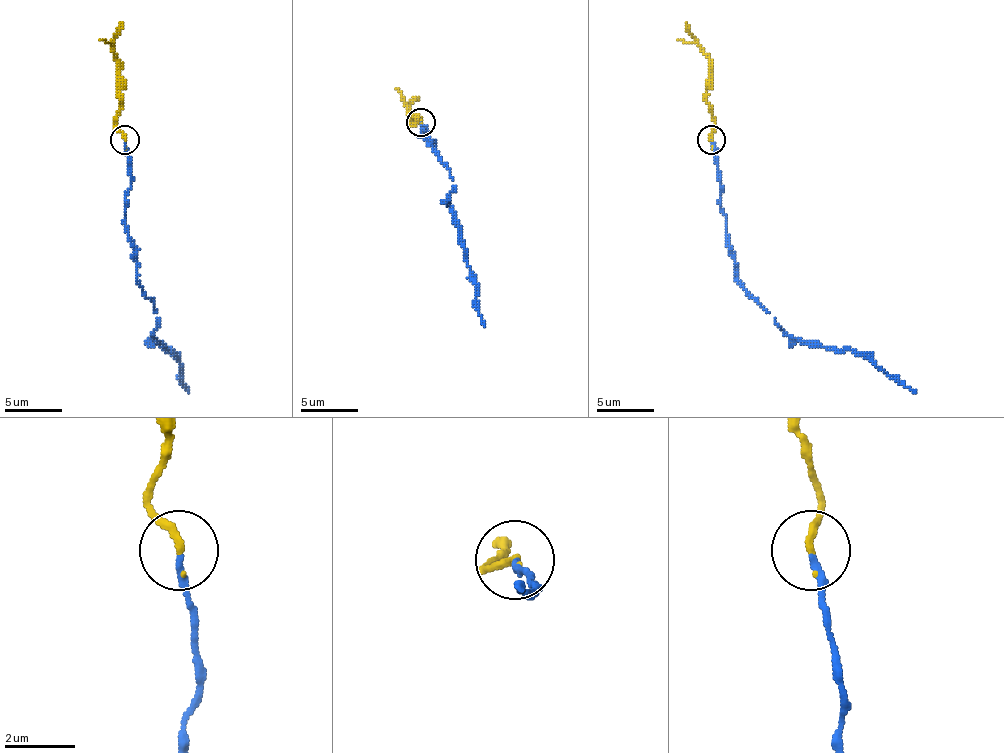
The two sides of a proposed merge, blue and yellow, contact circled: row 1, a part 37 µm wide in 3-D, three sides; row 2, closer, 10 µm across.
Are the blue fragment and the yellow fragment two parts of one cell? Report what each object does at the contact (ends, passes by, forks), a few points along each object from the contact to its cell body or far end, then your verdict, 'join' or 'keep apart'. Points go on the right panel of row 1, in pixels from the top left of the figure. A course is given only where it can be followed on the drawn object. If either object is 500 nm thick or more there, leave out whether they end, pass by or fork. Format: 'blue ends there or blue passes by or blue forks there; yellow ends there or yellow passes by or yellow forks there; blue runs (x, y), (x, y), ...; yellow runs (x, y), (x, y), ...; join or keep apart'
blue ends there; yellow ends there; blue runs (712, 140), (726, 232), (735, 261), (735, 278), (789, 335), (867, 355), (916, 393); yellow runs (712, 140), (715, 126), (706, 100), (709, 57), (686, 22); join

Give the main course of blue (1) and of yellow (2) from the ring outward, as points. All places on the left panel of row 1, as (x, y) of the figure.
1: (125, 140), (131, 183), (125, 232), (137, 278), (157, 312), (154, 335), (174, 355), (188, 393)
2: (125, 140), (116, 126), (119, 100), (114, 37), (122, 22)

